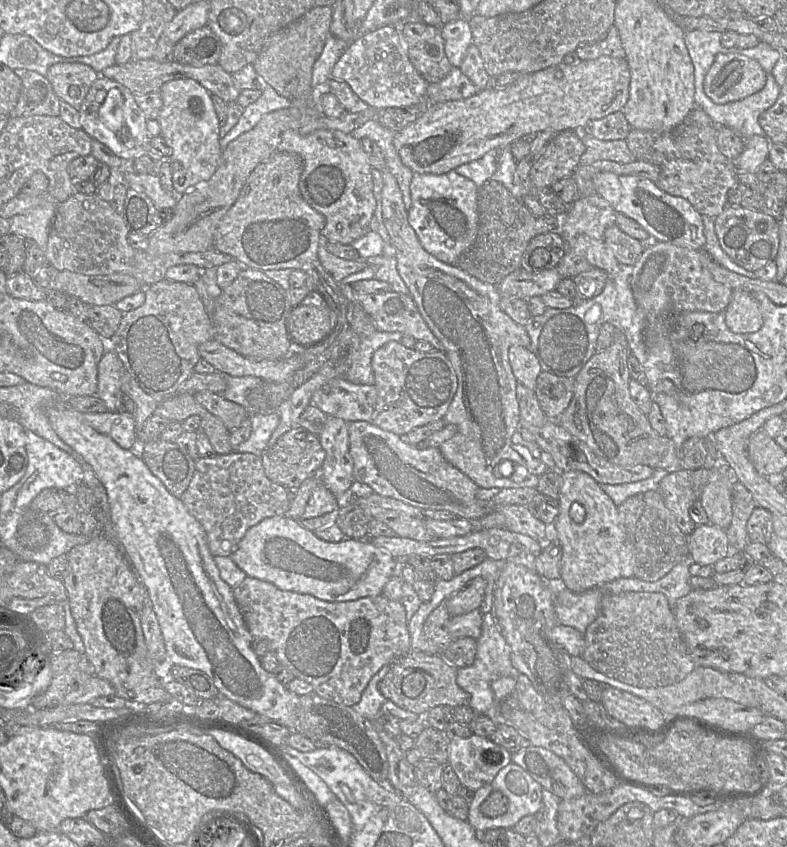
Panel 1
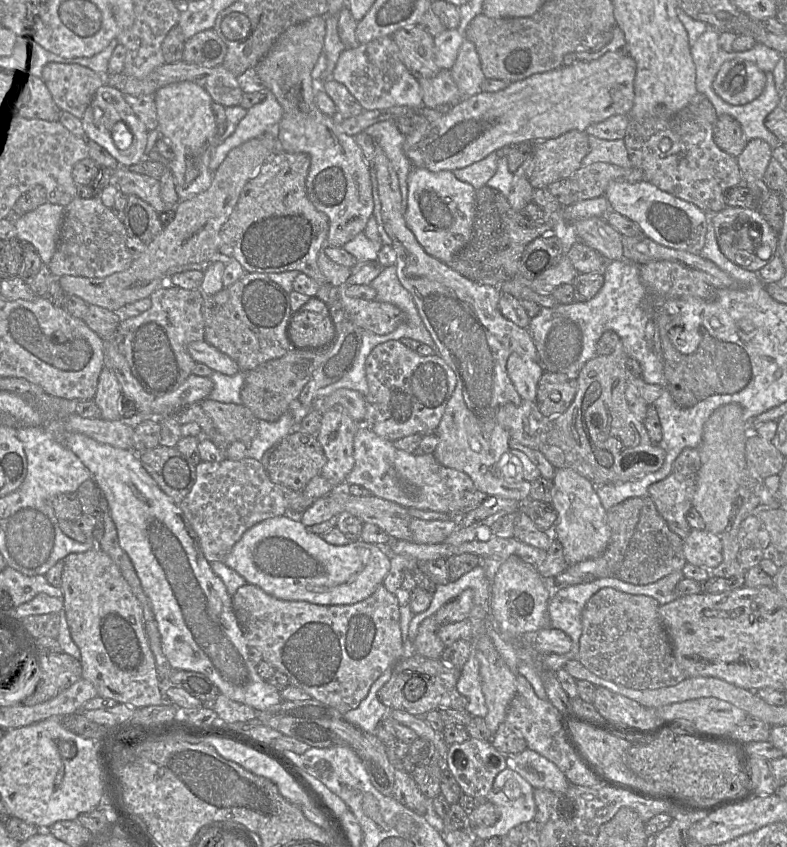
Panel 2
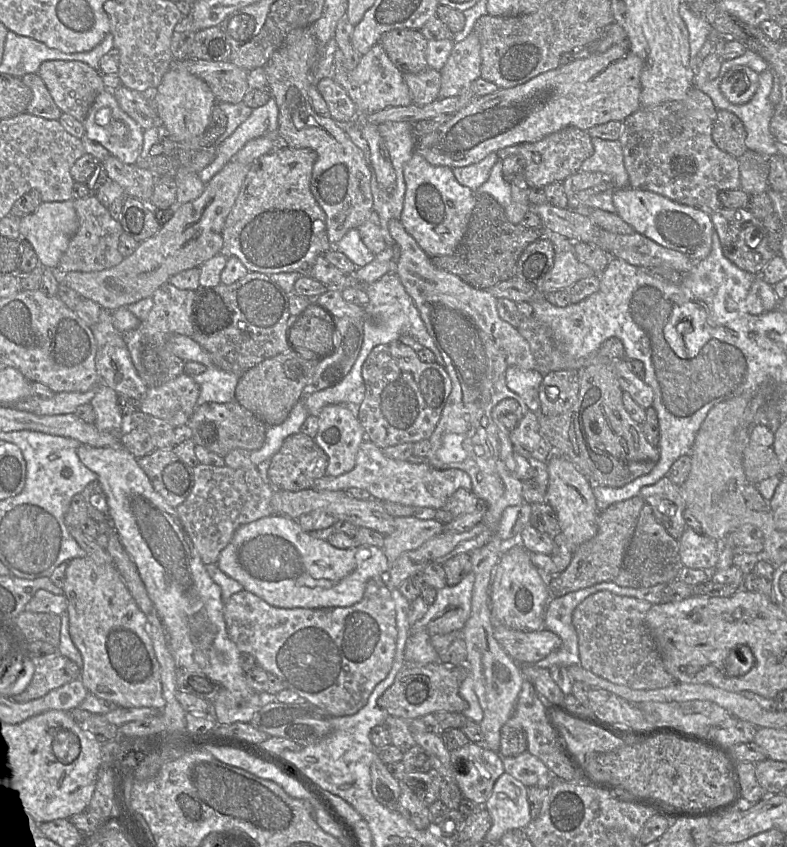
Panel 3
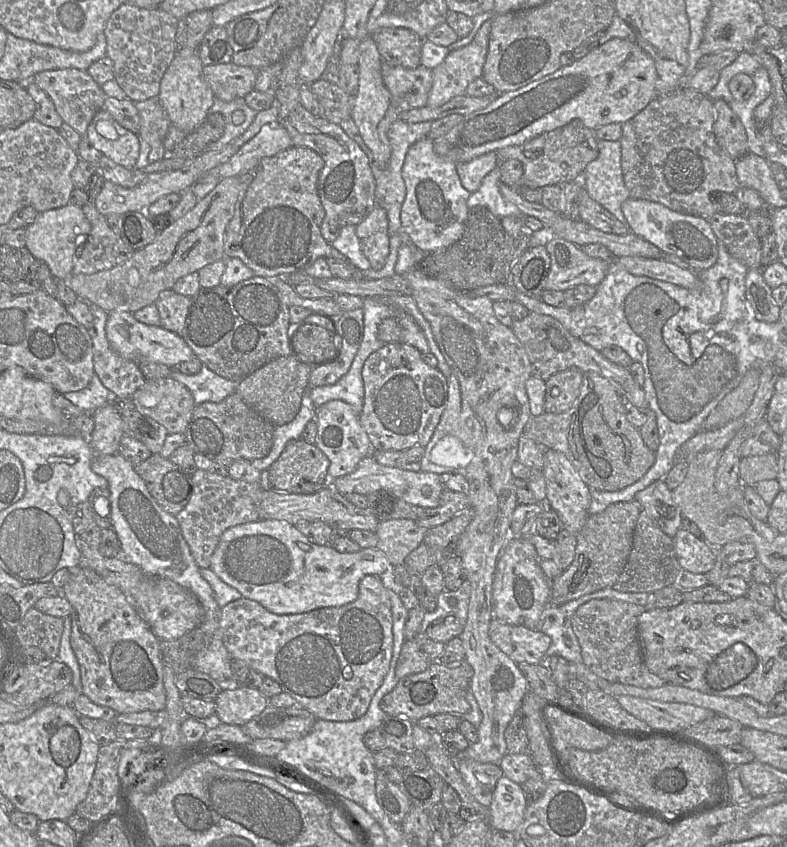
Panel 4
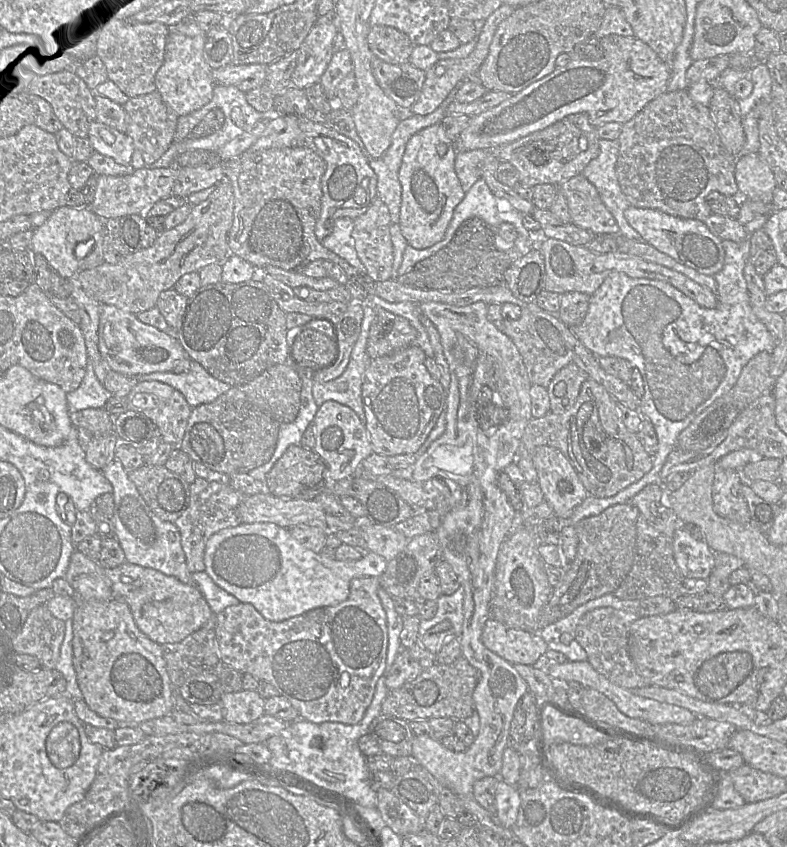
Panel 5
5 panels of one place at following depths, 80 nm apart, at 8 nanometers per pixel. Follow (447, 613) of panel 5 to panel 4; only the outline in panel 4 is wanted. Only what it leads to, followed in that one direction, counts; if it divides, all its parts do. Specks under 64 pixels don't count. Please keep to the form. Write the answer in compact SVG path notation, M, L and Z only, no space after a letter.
M466 579L455 591L442 591L437 596L437 607L432 612L426 612L421 623L419 634L425 635L428 627L441 617L454 616L462 625L466 624L471 584Z

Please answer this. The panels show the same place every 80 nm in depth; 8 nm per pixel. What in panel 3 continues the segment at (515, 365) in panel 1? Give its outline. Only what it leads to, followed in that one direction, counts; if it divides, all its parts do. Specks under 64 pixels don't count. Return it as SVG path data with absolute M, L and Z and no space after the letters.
M510 366L506 370L507 386L517 393L533 412L540 411L539 387L543 376L535 369L523 370Z

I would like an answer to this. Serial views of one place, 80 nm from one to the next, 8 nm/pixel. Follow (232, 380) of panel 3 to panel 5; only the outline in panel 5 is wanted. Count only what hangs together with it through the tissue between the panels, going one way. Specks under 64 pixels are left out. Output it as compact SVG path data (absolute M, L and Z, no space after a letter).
M189 356L184 359L190 360L190 370L187 373L175 374L174 372L153 372L150 374L144 374L136 376L137 383L143 381L158 381L170 385L176 390L180 391L185 397L187 403L191 408L195 408L201 404L210 403L215 401L219 396L226 393L231 389L231 385L222 382L212 375L210 375L202 365L195 360L192 360Z

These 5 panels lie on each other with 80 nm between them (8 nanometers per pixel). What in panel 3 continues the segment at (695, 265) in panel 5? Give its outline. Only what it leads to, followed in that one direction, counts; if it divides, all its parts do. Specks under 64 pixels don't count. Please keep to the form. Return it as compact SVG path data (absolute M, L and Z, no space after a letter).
M631 187L615 190L612 199L616 213L636 232L657 244L682 252L693 262L700 262L711 252L714 227L709 214L657 193Z

